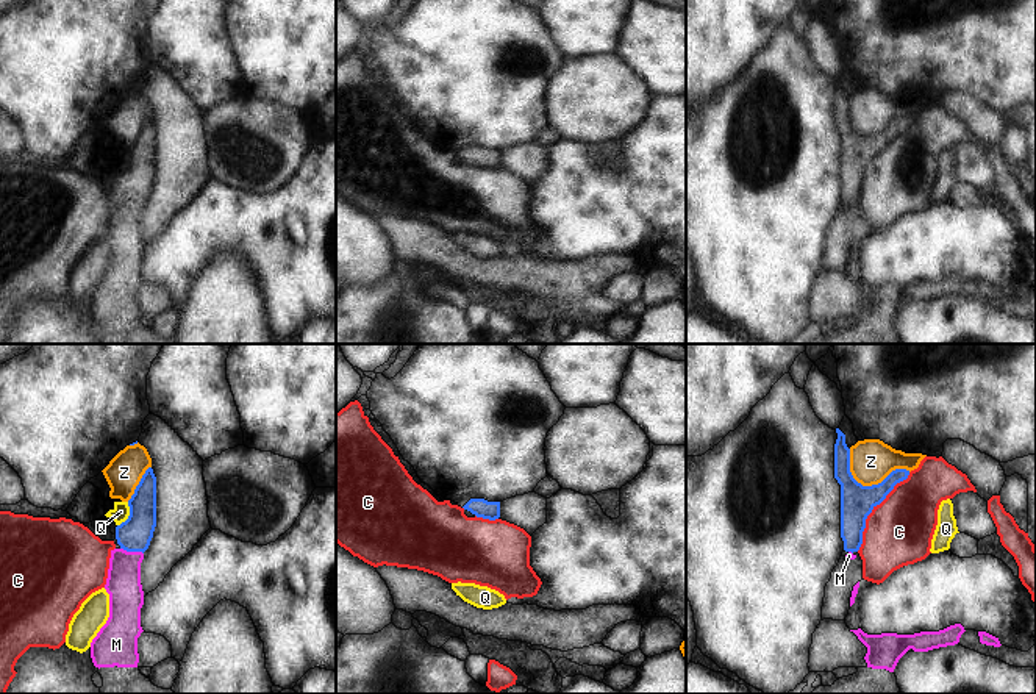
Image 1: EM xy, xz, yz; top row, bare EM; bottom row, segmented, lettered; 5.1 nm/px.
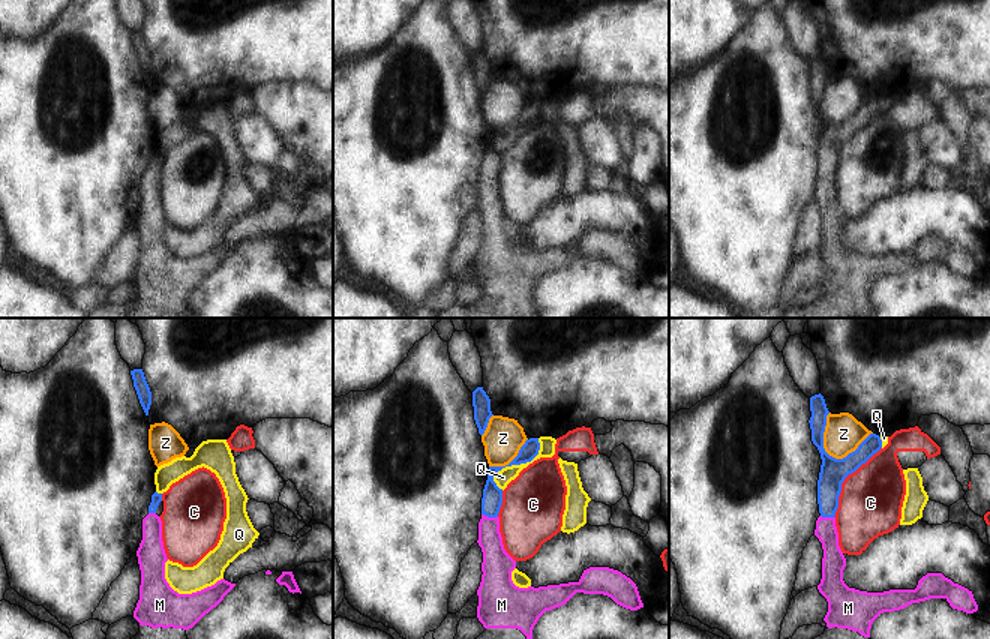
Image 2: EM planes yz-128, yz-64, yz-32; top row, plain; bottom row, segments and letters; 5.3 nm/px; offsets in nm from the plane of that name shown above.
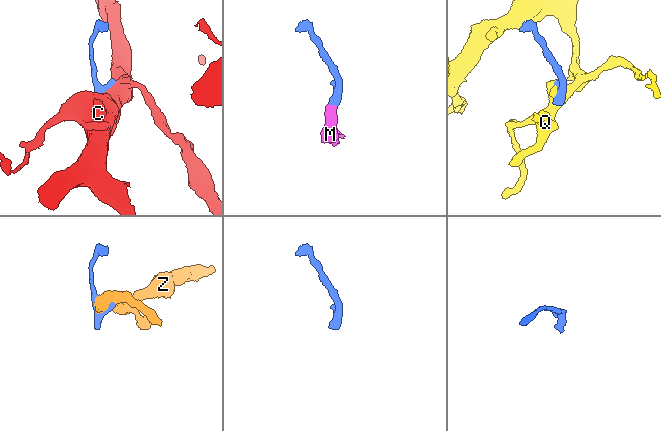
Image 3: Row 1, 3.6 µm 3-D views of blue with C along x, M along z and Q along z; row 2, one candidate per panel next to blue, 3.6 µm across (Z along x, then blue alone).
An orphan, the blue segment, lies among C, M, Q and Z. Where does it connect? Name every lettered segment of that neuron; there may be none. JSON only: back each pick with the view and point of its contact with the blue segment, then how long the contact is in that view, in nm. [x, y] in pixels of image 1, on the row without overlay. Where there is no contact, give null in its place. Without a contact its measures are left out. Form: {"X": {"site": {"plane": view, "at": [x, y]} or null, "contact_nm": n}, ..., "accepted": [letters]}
{"M": {"site": {"plane": "xy", "at": [132, 200]}, "contact_nm": 120}, "accepted": ["M"]}

